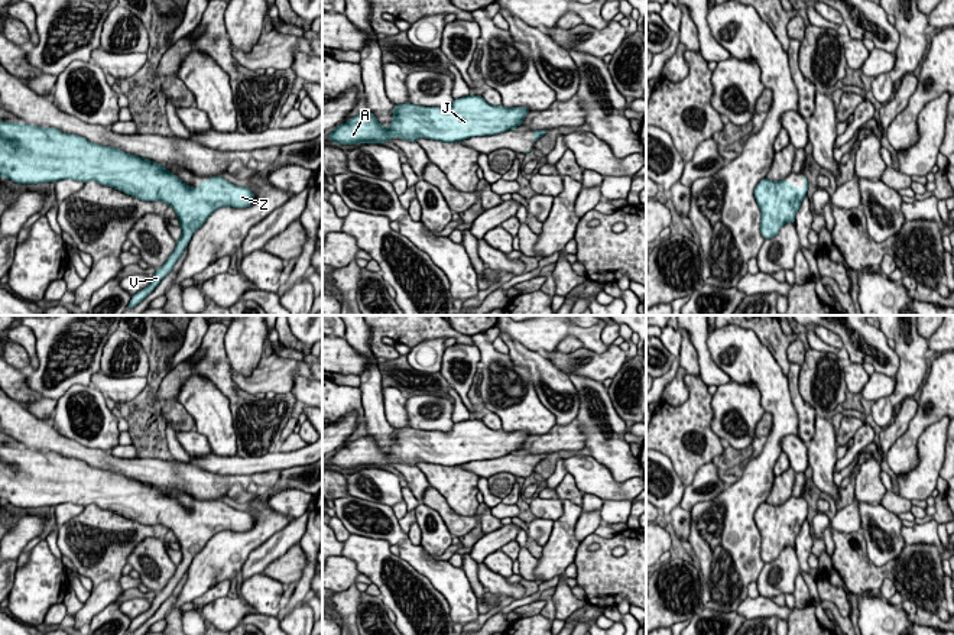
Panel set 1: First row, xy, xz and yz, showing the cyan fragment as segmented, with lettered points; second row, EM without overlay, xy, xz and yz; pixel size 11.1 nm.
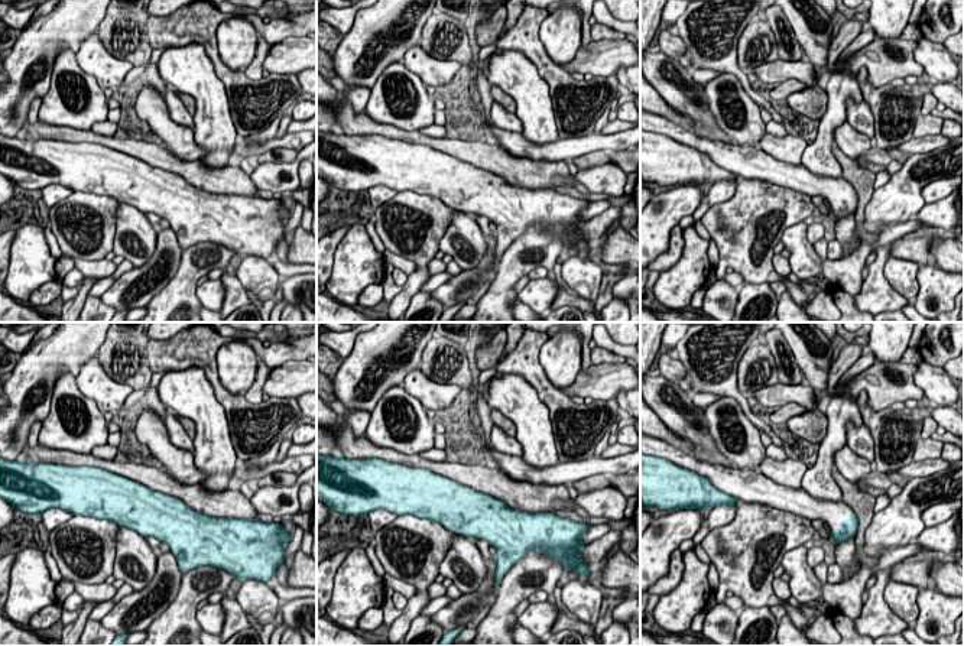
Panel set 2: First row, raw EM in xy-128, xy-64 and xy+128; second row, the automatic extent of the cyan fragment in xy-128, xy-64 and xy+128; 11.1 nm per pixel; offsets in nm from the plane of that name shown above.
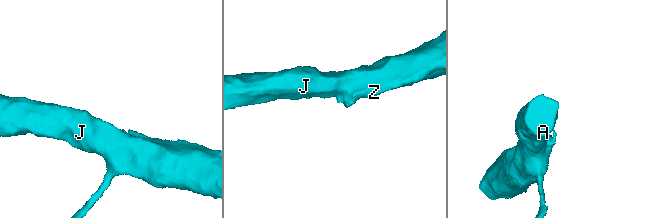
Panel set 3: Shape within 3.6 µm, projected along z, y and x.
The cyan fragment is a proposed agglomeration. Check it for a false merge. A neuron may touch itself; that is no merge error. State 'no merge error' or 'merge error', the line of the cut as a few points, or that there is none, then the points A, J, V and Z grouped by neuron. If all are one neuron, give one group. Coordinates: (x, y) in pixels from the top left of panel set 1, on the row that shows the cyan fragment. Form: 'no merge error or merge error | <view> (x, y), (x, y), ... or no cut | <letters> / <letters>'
no merge error | no cut | A J V Z

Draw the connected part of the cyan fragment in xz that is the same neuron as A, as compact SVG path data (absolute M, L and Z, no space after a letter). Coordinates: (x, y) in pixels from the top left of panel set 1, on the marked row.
M481 95L454 98L450 108L411 103L393 107L390 127L383 127L370 111L357 114L337 126L328 136L331 143L390 143L392 137L416 142L419 137L457 143L476 136L491 136L515 130L530 110L526 107L491 106Z

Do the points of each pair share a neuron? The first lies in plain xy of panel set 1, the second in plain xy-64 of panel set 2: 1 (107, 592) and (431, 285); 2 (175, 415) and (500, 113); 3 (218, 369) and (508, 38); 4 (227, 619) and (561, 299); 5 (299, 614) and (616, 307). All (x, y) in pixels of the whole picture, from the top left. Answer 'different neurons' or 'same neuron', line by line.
1: different neurons
2: different neurons
3: same neuron
4: different neurons
5: same neuron

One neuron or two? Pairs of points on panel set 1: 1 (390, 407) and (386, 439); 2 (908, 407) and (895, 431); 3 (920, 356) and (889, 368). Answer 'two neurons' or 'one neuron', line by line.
1: two neurons
2: one neuron
3: two neurons

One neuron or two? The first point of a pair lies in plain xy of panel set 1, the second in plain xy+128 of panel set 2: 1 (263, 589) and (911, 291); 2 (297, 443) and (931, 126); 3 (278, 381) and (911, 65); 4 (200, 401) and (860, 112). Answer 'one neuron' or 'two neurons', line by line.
1: one neuron
2: one neuron
3: one neuron
4: one neuron

